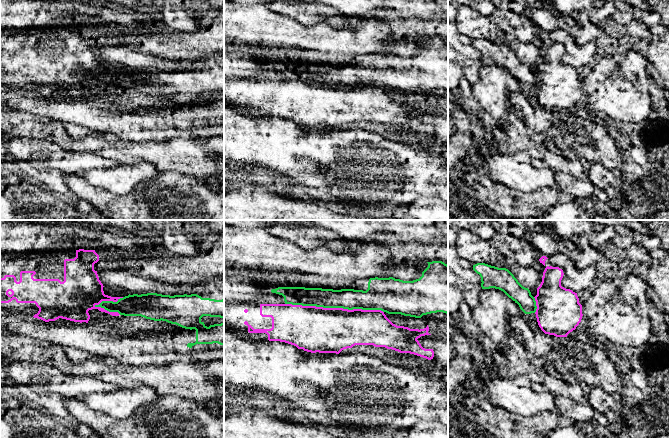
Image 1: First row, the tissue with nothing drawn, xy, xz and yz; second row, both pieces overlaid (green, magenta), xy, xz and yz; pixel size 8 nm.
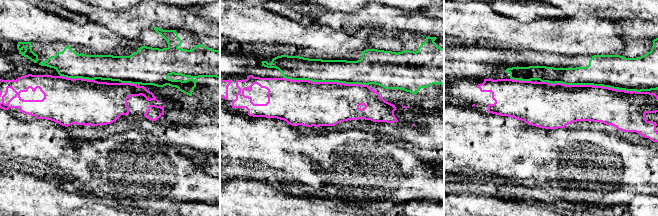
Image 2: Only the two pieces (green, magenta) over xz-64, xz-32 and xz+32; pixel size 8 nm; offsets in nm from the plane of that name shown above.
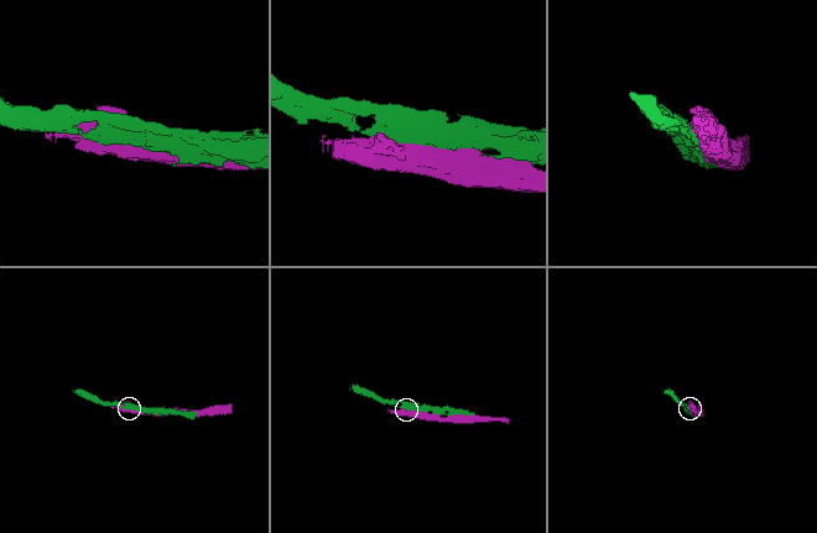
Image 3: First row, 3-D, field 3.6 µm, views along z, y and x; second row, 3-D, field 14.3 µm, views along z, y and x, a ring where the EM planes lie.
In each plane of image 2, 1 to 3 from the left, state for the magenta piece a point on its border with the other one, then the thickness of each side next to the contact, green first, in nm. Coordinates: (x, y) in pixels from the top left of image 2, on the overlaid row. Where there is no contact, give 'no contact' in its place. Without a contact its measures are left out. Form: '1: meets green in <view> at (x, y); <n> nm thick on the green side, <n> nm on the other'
1: meets green in xz-64 at (77, 77); 220 nm thick on the green side, 380 nm on the other
2: meets green in xz-32 at (325, 81); 190 nm thick on the green side, 360 nm on the other
3: meets green in xz+32 at (591, 84); 280 nm thick on the green side, 300 nm on the other

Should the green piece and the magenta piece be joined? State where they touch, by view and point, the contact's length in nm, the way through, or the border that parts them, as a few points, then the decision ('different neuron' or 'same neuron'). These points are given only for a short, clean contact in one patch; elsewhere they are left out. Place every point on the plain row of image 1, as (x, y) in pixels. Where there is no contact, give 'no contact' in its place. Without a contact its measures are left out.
contact xz (334, 83); length 800 nm; different neuron

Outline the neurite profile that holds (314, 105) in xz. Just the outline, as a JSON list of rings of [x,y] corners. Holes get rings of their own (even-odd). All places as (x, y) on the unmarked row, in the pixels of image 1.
[[[224,78],[224,101],[230,106],[259,116],[280,117],[296,122],[311,129],[336,129],[355,121],[373,121],[385,123],[400,129],[414,130],[428,136],[433,135],[433,125],[425,125],[417,116],[421,112],[431,111],[427,101],[424,105],[410,105],[393,100],[381,86],[323,84],[292,80],[258,80],[257,78]]]

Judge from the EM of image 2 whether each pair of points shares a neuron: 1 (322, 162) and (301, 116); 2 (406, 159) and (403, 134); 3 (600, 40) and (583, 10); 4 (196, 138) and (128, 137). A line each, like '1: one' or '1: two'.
1: two
2: two
3: two
4: two

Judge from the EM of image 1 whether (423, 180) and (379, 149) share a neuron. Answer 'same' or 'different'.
same

